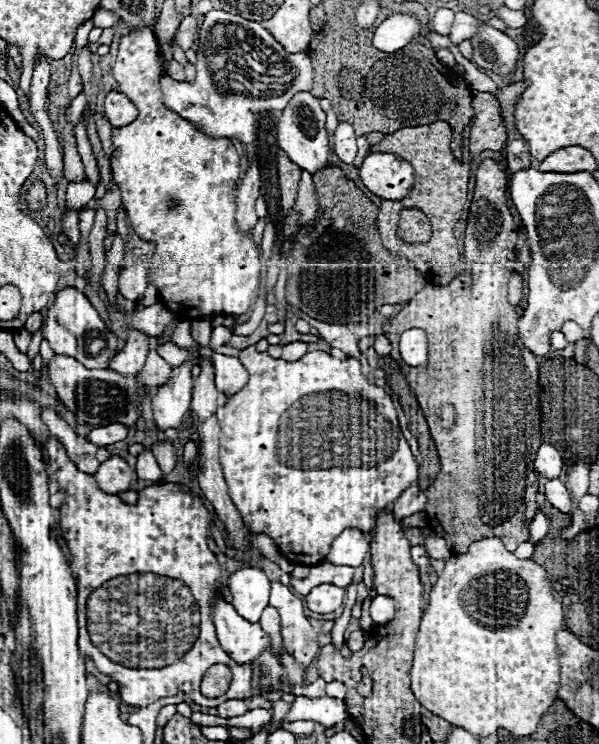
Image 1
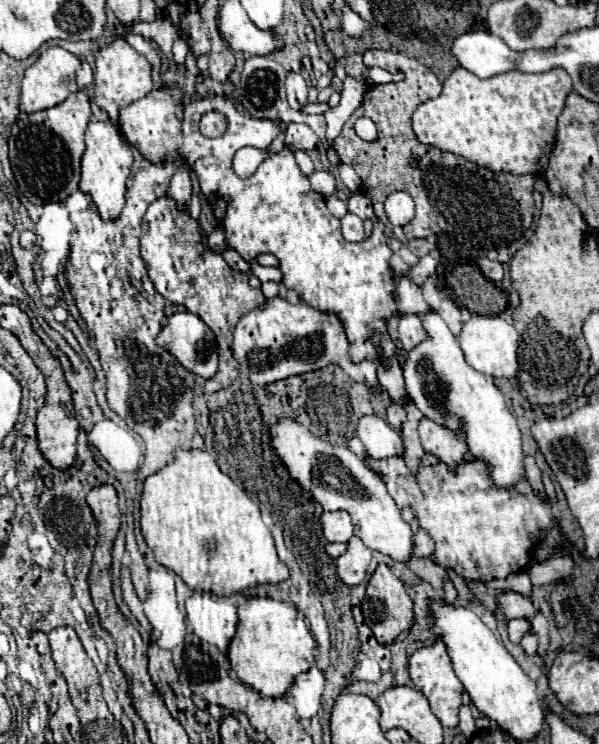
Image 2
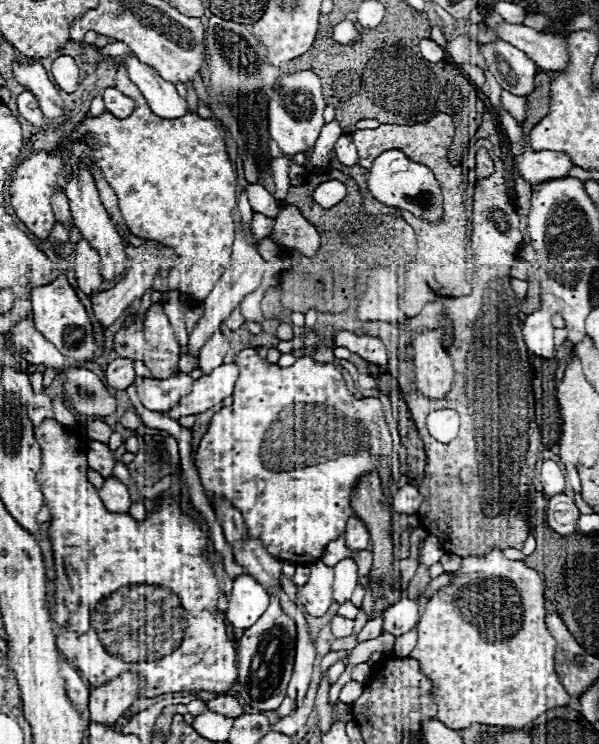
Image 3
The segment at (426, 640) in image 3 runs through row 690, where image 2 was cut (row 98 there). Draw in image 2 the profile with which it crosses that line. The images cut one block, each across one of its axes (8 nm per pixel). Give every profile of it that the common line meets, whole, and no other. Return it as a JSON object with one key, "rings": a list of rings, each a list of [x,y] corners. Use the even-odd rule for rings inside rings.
{"rings":[[[456,68],[444,82],[442,94],[418,106],[412,116],[412,128],[422,144],[452,152],[492,172],[510,172],[518,176],[542,174],[548,168],[548,160],[554,148],[556,122],[570,92],[572,80],[564,70],[558,70],[558,74],[524,74],[514,70],[482,80],[464,68]]]}

